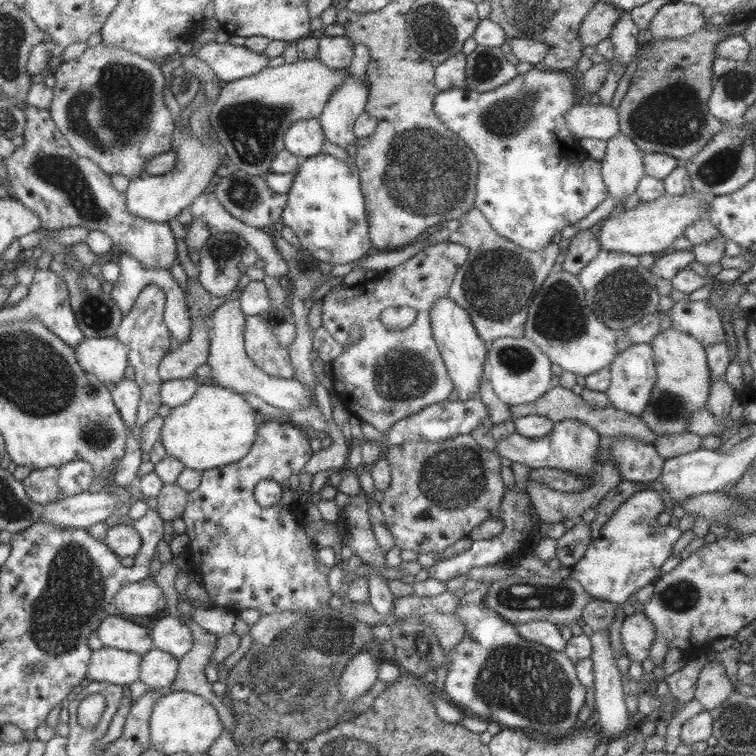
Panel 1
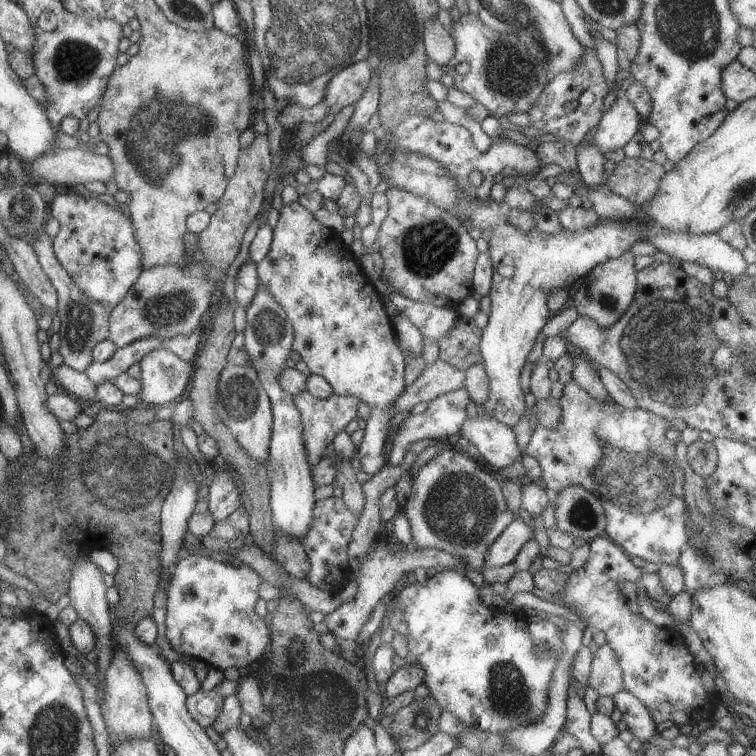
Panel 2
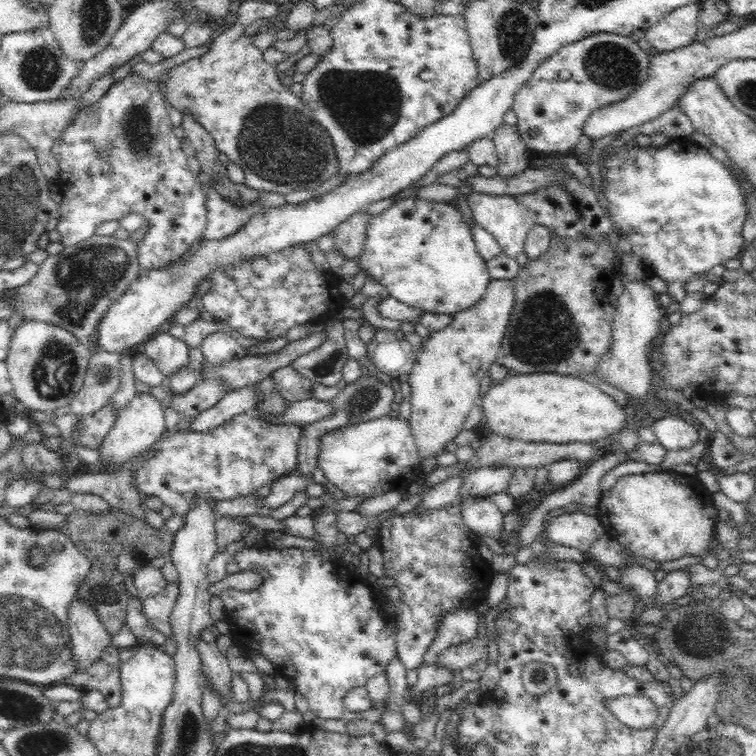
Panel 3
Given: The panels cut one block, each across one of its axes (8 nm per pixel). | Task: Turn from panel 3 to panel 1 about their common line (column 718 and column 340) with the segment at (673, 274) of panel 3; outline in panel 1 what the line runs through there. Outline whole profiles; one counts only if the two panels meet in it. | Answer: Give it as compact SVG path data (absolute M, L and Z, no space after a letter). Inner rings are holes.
M321 151L300 160L293 173L293 181L285 190L287 200L280 217L283 225L297 236L301 248L331 267L363 258L371 248L371 241L365 200L353 161L348 157L341 162Z

